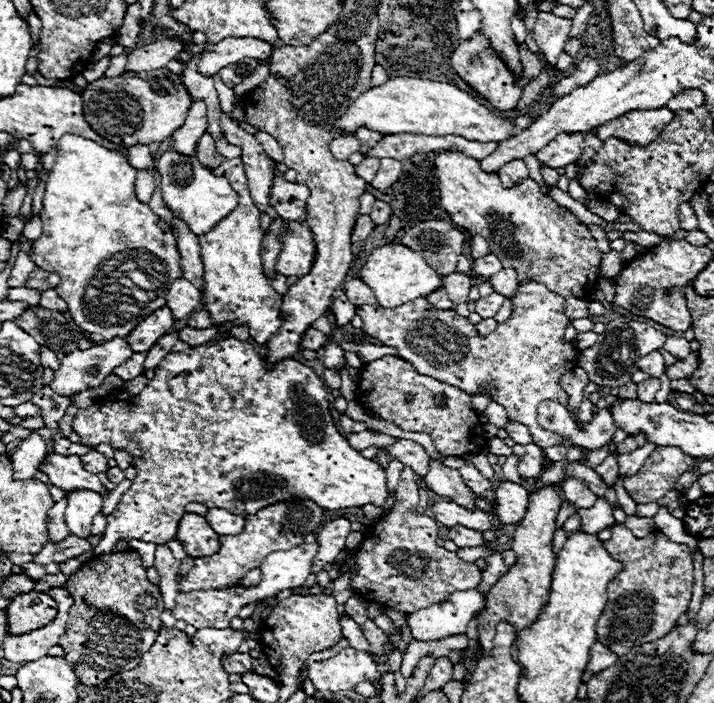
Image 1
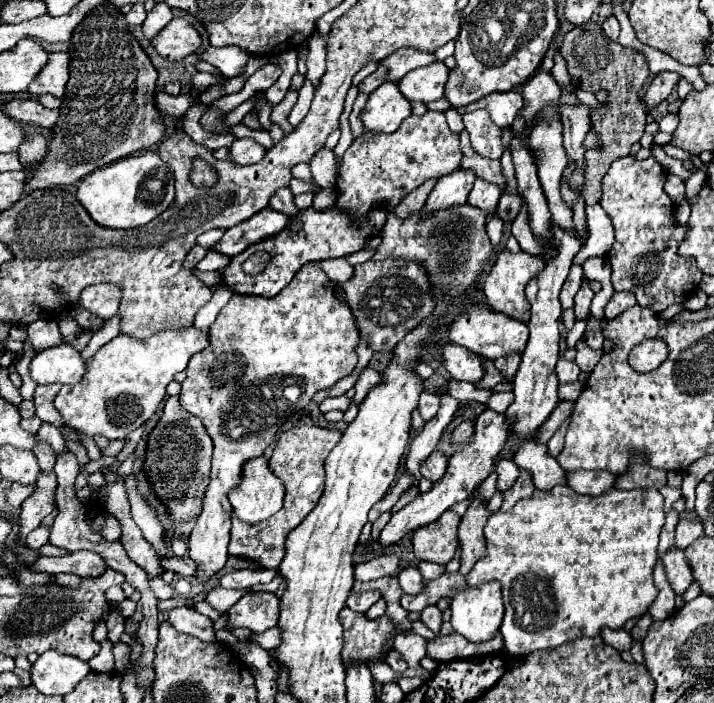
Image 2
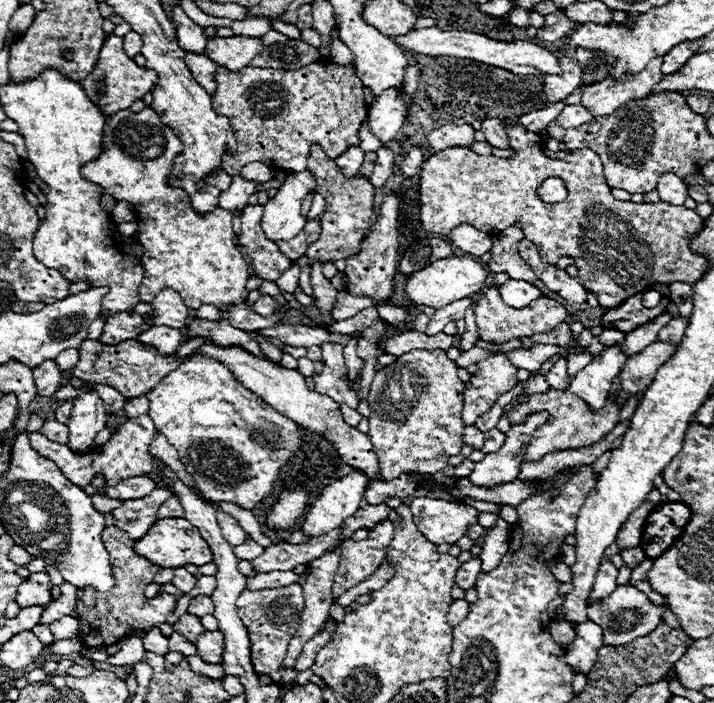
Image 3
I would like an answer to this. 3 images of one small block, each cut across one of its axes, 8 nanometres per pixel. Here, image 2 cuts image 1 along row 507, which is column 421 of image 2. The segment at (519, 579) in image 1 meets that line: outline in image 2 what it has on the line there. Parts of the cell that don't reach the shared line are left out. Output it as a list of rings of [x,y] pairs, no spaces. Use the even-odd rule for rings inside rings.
[[[446,510],[436,522],[418,528],[412,538],[416,558],[436,564],[448,564],[460,548],[458,524],[460,516],[452,510]]]

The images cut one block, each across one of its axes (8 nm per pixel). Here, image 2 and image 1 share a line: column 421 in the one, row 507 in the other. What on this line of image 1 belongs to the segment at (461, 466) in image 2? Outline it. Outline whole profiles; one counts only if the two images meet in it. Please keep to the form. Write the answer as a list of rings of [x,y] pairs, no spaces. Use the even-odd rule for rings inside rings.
[[[502,482],[496,490],[494,512],[498,512],[498,518],[504,524],[518,524],[526,514],[528,498],[530,498],[530,492],[522,484]]]

